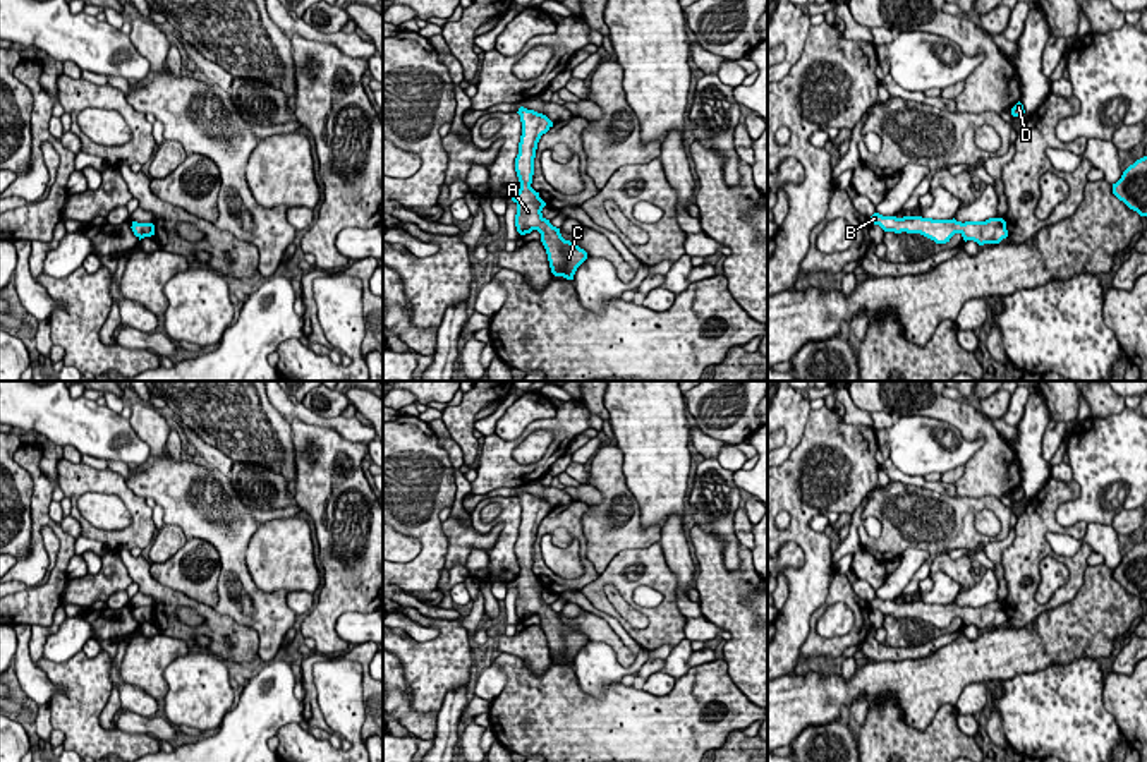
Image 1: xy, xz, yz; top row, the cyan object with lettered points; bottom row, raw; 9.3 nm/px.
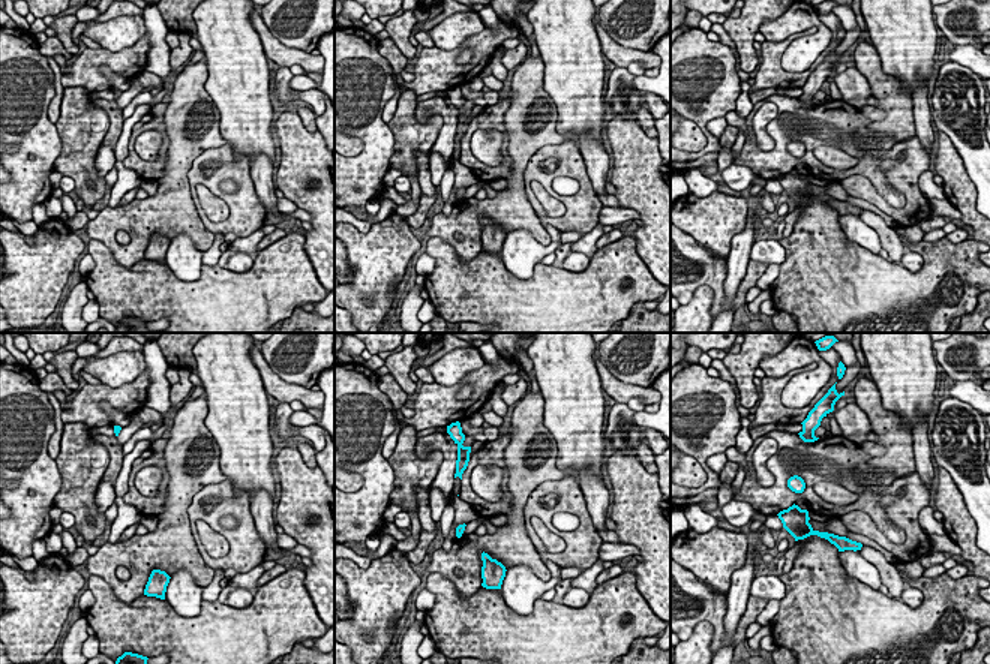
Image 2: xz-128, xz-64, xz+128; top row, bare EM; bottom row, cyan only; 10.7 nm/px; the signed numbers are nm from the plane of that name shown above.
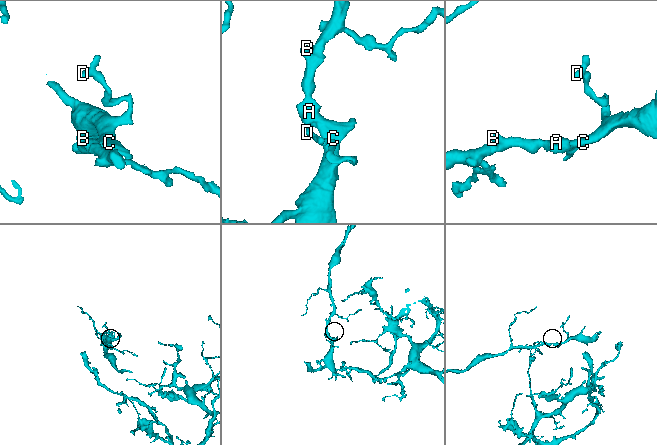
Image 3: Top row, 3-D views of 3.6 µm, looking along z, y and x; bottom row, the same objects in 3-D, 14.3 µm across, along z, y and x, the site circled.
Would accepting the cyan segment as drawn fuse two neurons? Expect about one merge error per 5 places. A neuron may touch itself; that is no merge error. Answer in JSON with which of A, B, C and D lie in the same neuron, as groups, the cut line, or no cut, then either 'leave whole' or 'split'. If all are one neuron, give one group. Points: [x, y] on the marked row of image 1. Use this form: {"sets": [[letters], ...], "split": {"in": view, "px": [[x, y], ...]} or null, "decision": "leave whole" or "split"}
{"sets": [["A", "B", "C", "D"]], "split": null, "decision": "leave whole"}

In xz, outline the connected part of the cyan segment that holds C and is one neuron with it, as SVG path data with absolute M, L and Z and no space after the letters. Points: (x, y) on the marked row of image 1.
M520 106L517 113L522 122L519 154L515 158L515 172L520 189L512 196L512 201L517 204L517 232L525 235L537 230L548 254L551 273L555 276L574 280L577 268L587 259L587 252L577 244L565 240L560 228L553 227L549 220L543 216L541 211L546 203L539 197L539 192L531 187L537 142L541 136L553 127L553 122L546 115L524 106Z

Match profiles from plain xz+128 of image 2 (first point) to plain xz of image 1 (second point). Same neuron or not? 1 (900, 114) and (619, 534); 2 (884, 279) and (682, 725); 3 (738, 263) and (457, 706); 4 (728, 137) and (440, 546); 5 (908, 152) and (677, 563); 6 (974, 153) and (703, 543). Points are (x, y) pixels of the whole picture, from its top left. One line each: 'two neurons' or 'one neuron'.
1: one neuron
2: one neuron
3: one neuron
4: two neurons
5: two neurons
6: two neurons

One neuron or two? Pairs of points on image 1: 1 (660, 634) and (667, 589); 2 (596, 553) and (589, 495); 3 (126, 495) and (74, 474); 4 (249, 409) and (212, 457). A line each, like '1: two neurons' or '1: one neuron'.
1: one neuron
2: two neurons
3: one neuron
4: one neuron

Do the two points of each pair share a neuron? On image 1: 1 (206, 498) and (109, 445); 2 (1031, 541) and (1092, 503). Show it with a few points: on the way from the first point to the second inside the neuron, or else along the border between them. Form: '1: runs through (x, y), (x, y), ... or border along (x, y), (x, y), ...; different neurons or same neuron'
1: border along (139, 464), (127, 465); different neurons
2: border along (1079, 488), (1075, 498), (1056, 508), (1062, 527); different neurons

